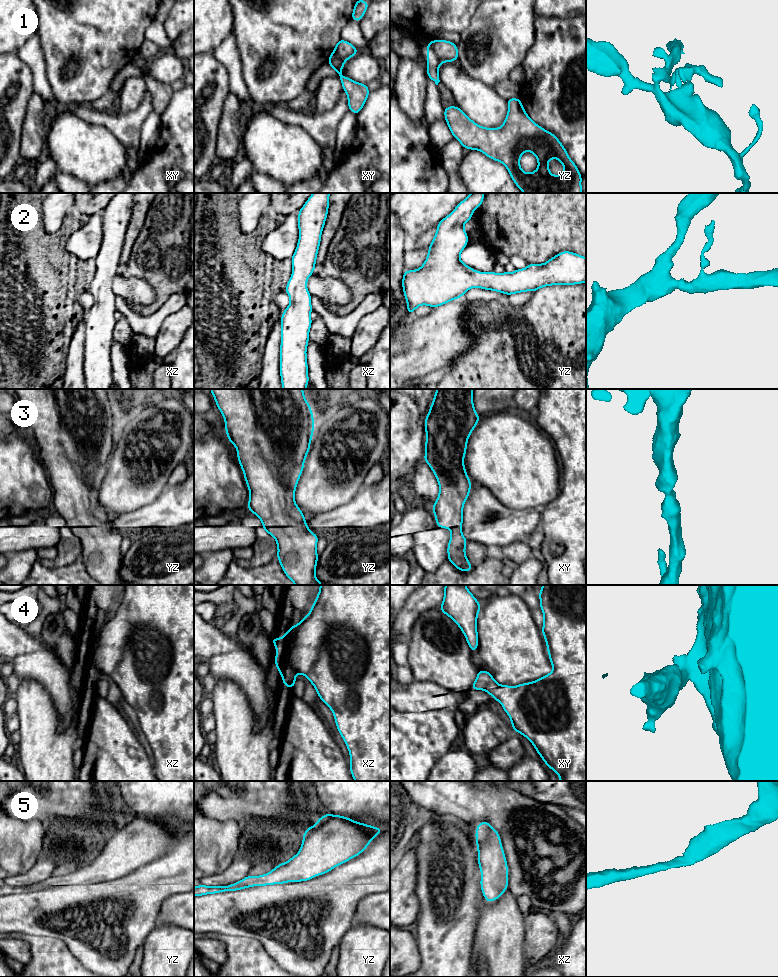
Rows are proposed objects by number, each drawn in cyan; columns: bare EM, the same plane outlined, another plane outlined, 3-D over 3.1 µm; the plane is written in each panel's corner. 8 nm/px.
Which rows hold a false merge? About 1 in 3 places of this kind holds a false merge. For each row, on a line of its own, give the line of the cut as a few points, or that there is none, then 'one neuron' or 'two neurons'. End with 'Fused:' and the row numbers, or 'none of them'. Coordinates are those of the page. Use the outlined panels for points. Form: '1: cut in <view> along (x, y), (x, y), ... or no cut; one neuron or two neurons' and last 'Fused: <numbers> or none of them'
1: cut in yz along (428, 52), (431, 52), (440, 63); two neurons
2: no cut; one neuron
3: no cut; one neuron
4: no cut; one neuron
5: no cut; one neuron
Fused: 1

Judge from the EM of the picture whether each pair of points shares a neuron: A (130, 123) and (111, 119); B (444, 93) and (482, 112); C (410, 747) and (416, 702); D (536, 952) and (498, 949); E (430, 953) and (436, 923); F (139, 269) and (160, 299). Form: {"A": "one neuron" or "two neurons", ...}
{"A": "one neuron", "B": "two neurons", "C": "two neurons", "D": "two neurons", "E": "one neuron", "F": "one neuron"}

